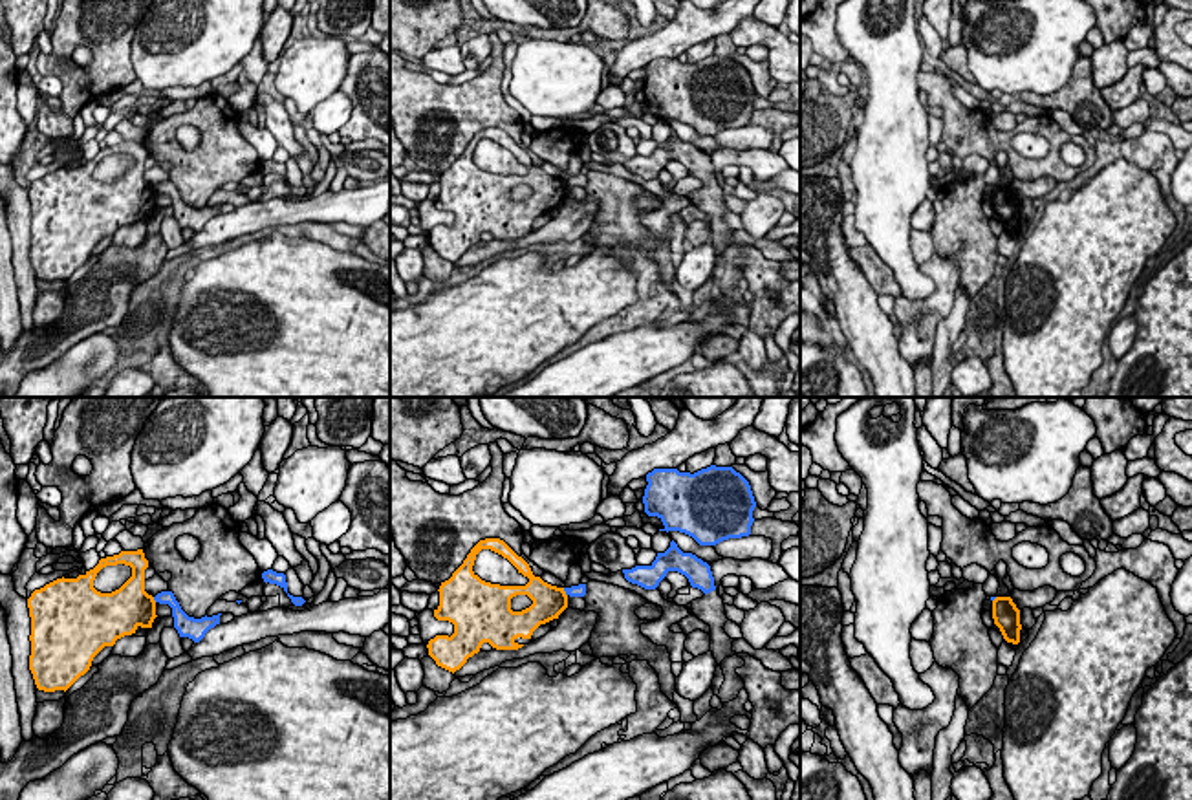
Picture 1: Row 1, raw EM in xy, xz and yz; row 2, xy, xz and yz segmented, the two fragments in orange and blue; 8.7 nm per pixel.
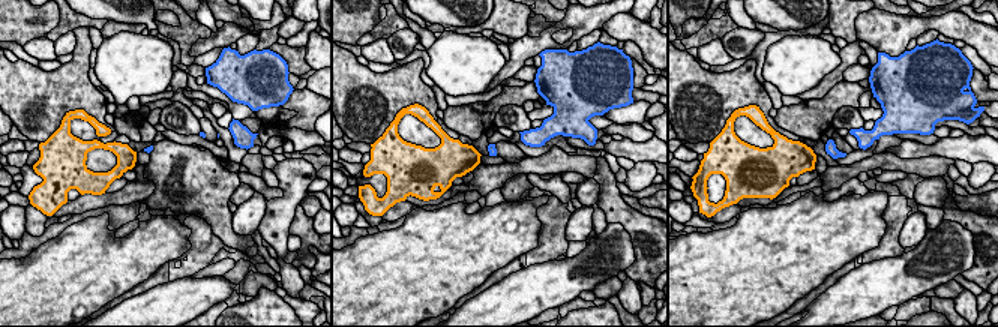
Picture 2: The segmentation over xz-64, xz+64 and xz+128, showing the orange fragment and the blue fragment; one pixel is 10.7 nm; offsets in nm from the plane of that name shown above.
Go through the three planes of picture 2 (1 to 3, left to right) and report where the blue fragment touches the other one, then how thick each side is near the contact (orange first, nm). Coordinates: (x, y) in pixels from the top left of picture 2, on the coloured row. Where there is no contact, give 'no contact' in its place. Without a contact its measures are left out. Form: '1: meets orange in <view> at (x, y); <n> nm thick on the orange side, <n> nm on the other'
1: no contact
2: no contact
3: no contact

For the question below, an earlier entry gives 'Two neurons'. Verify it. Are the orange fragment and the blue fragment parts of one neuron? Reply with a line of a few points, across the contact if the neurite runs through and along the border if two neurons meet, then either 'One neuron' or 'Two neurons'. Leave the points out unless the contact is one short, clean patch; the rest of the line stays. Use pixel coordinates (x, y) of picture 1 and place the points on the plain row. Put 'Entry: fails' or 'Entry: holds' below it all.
Line: xz (563, 178), (566, 185). Two neurons
Entry: holds

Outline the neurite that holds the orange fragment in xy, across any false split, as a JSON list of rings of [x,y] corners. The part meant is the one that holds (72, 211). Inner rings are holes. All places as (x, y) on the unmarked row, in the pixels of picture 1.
[[[143,139],[121,141],[77,168],[62,167],[31,183],[29,260],[38,280],[66,282],[104,236],[139,216],[152,218],[157,205],[154,187],[145,181],[146,157]],[[117,154],[130,156],[132,167],[112,183],[97,181],[97,163]]]

